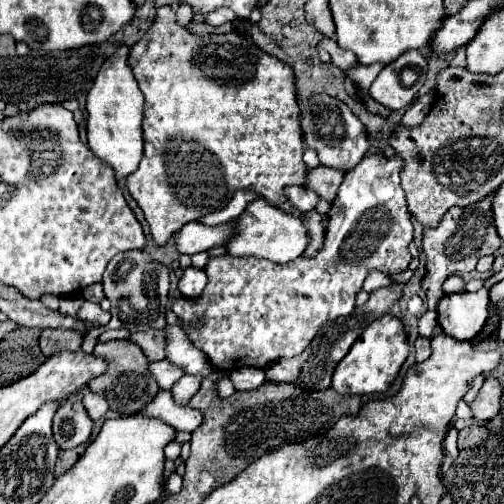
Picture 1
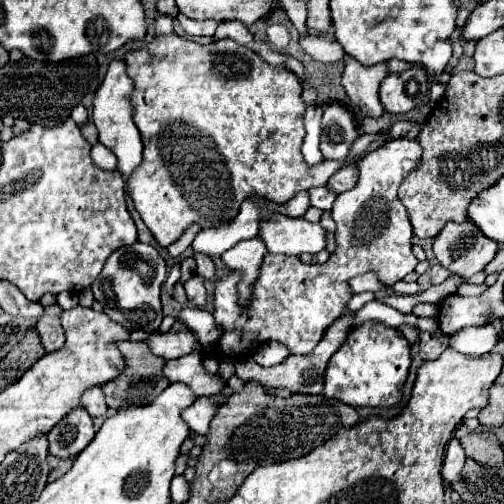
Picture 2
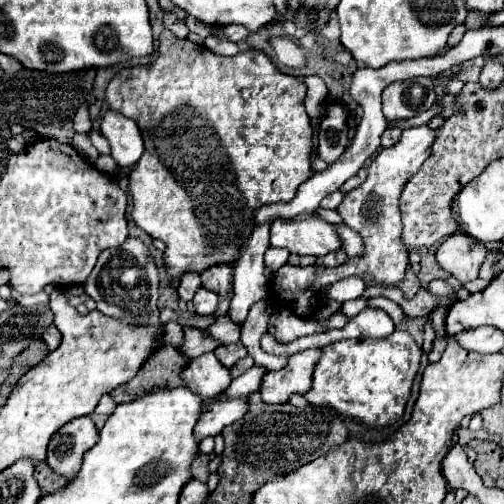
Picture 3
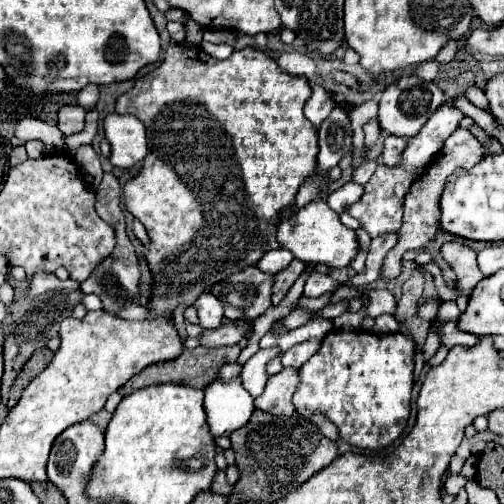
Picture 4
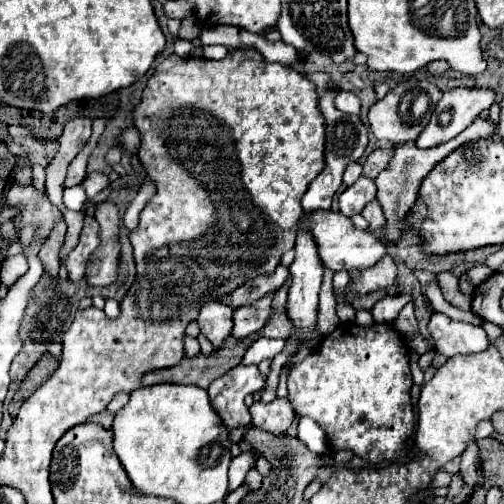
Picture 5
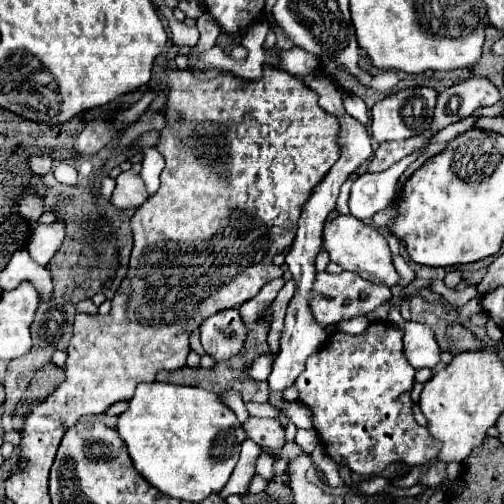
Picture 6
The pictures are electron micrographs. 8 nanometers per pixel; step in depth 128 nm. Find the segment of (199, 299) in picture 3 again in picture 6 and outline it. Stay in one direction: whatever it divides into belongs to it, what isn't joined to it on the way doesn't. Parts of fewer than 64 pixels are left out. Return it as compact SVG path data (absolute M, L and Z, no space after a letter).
M234 308L220 310L200 324L202 346L214 360L228 360L240 352L246 332L248 328L242 324L240 314Z

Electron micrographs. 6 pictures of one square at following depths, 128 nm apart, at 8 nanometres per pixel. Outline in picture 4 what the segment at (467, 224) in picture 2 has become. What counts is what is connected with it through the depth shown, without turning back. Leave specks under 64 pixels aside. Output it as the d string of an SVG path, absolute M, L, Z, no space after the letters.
M446 242L440 248L440 254L458 276L456 286L462 290L464 296L468 296L474 290L474 286L484 278L484 274L480 272L480 268L476 264L476 252L472 248L468 248L466 244Z

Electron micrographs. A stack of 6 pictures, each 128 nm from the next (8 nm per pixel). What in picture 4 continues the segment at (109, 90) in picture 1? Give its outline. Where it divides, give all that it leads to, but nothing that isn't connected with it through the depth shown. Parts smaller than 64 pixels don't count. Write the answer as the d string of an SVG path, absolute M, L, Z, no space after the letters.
M108 114L104 118L104 134L112 146L112 166L130 168L146 156L146 130L136 116Z

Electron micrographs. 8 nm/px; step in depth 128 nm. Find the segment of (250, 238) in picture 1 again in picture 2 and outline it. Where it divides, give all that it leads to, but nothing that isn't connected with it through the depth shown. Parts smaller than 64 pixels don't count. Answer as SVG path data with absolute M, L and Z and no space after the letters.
M272 212L268 218L260 220L258 238L266 244L270 254L300 256L304 252L318 254L326 248L326 232L320 224L290 218L280 212Z

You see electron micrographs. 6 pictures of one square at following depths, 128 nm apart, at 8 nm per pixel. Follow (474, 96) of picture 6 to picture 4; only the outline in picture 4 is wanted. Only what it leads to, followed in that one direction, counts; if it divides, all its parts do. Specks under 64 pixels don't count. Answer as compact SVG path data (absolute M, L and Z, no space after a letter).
M442 104L424 124L424 128L408 138L408 144L400 156L400 162L396 166L386 166L382 160L378 160L378 168L374 172L374 176L370 178L370 182L364 186L364 194L360 196L358 202L350 204L346 208L346 212L356 218L360 222L360 226L370 234L370 238L376 236L384 236L384 234L396 234L400 224L402 224L402 202L404 202L404 194L408 192L408 188L414 182L414 176L418 176L428 164L430 160L436 156L436 152L440 152L444 140L458 128L460 120L464 116L452 108L450 104Z

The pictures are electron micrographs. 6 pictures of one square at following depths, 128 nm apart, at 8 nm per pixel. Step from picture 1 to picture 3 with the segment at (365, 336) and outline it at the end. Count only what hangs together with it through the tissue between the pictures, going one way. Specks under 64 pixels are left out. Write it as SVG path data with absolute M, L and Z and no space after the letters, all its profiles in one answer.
M394 330L386 338L350 338L322 348L320 364L314 372L314 386L304 396L318 406L332 406L342 416L356 418L374 428L388 426L404 414L410 386L420 368L420 346L408 332Z

